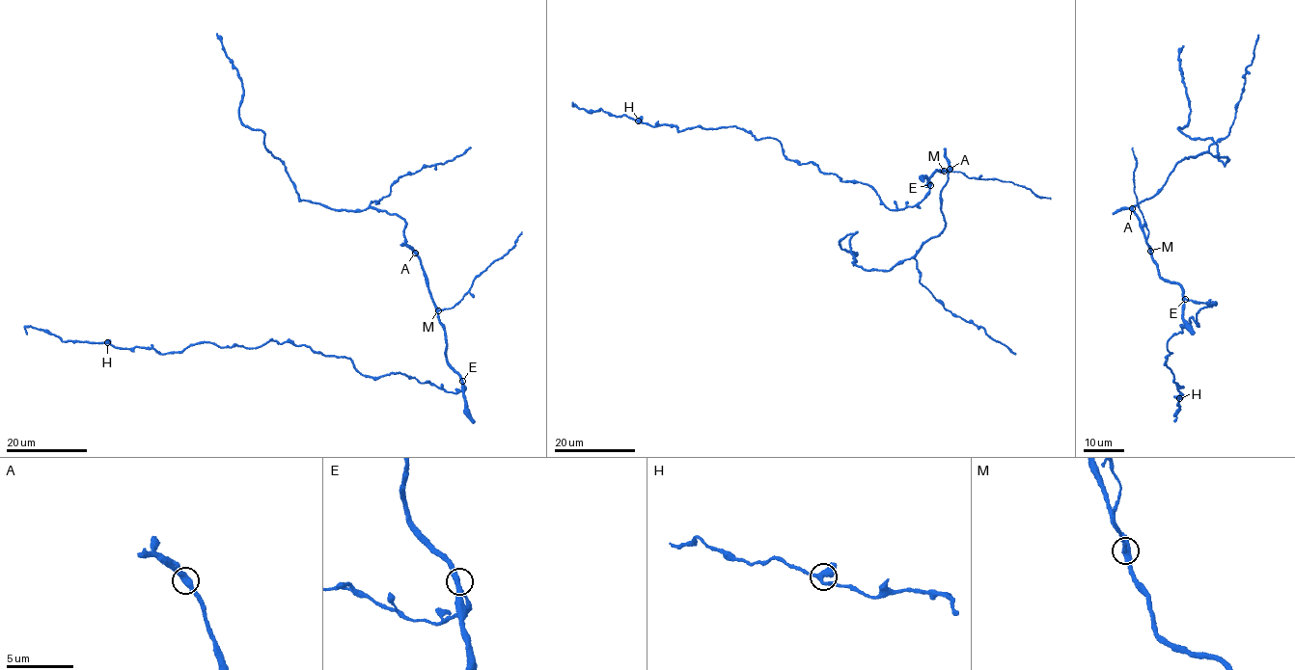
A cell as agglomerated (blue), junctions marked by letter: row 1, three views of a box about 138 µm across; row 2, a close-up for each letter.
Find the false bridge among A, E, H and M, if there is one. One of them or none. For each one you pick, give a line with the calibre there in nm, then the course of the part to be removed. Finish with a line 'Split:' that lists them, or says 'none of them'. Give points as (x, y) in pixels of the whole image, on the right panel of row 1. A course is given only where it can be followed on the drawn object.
Split: none of them

